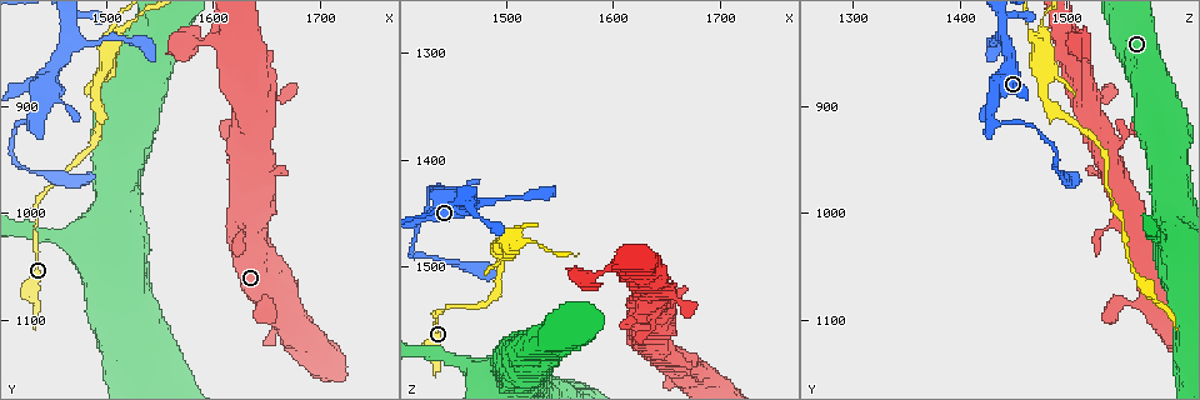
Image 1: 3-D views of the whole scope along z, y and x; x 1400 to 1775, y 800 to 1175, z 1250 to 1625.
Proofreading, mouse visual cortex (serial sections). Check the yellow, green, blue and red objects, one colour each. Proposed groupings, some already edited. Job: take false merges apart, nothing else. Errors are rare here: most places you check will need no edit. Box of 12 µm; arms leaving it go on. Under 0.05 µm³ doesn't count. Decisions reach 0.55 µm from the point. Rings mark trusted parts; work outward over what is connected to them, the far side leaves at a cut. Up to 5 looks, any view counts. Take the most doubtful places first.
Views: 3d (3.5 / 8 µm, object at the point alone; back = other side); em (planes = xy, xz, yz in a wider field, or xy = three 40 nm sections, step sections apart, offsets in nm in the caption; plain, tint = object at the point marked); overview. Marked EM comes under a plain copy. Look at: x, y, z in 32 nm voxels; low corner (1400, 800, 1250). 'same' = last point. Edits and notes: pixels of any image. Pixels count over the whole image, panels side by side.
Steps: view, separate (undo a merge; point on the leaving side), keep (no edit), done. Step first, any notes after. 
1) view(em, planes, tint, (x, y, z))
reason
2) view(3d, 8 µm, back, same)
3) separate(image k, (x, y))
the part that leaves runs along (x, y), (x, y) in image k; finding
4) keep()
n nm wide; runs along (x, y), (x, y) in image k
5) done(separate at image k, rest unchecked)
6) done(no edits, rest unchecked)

view(3d, 3.5 µm, (1434, 914, 1430))
sharp bend

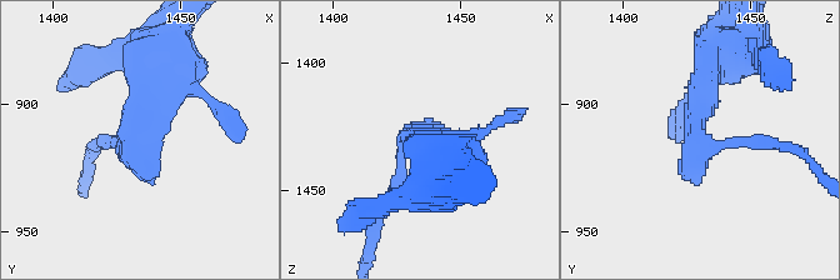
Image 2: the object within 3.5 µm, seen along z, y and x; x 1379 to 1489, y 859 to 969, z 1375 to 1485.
view(em, xy, step 1, tint, (1432, 912, 1429))
need the tissue

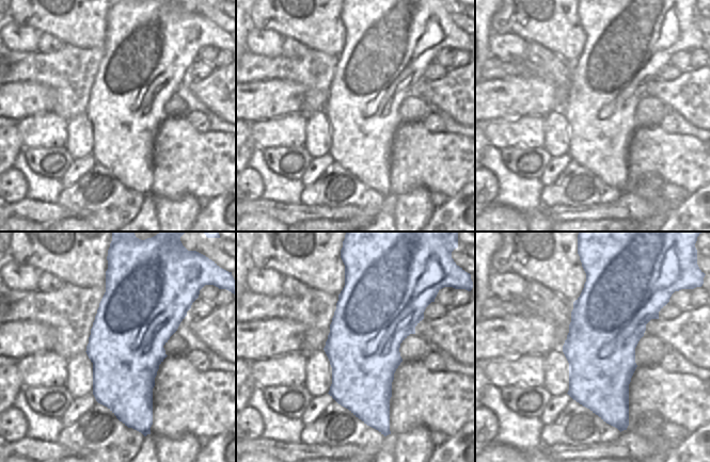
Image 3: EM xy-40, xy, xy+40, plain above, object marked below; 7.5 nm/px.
keep()
one cell here

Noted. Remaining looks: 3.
view(3d, 3.5 µm, back, (1510, 838, 1472))
arms part here

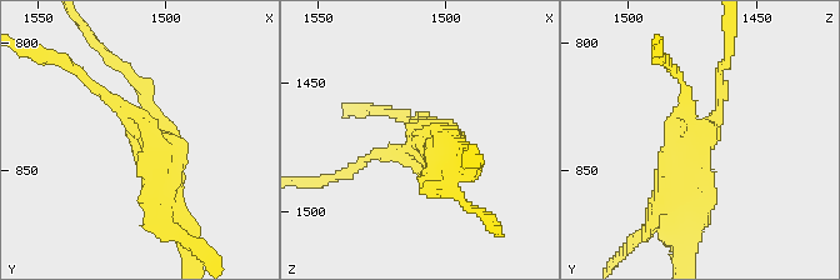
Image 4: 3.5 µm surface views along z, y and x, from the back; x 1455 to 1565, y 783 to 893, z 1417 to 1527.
view(em, xy, step 2, tint, (1507, 836, 1473))
3 arms; arms of 150, 150, 400 nm

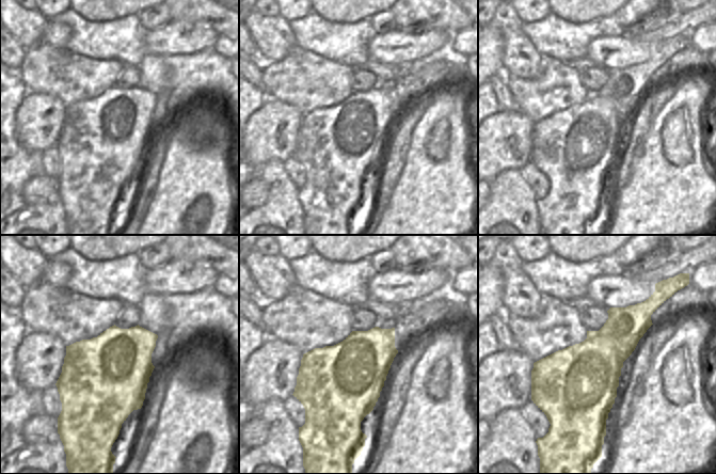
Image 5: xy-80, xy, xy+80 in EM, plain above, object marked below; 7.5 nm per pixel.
separate(image 4, (99, 91))
border along (587, 336), (607, 336), (623, 361) in image 5; a second cell is stuck on

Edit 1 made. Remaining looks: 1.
done(separate at image 4, rest unchecked)

